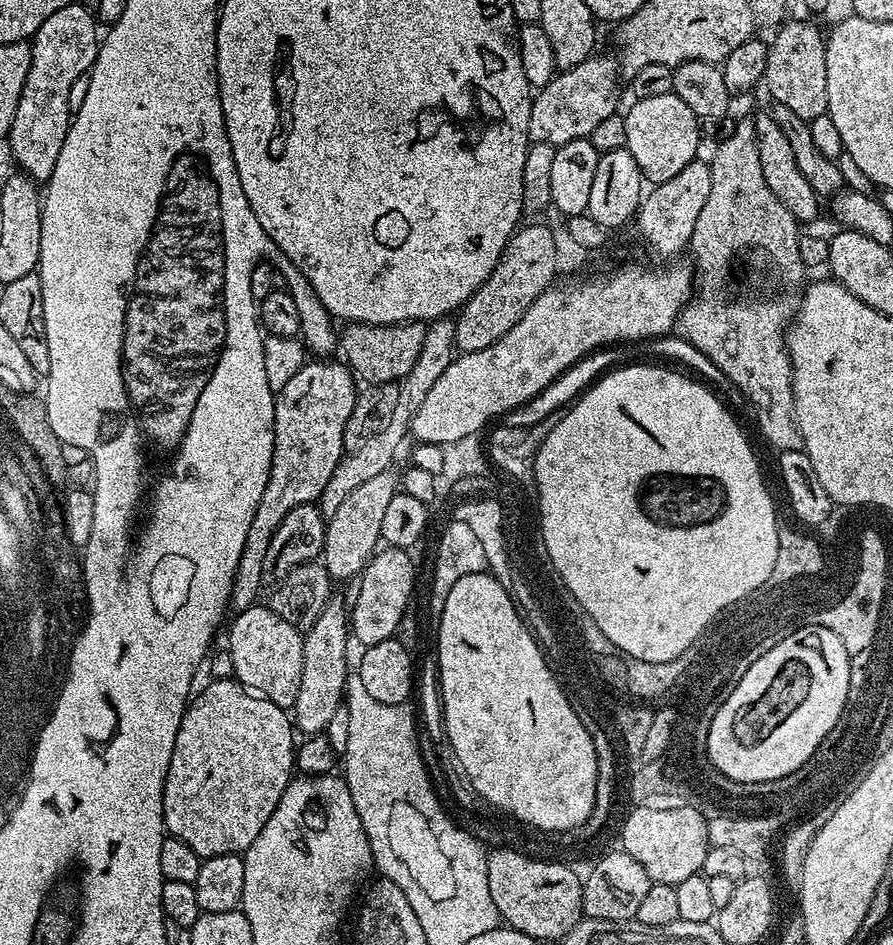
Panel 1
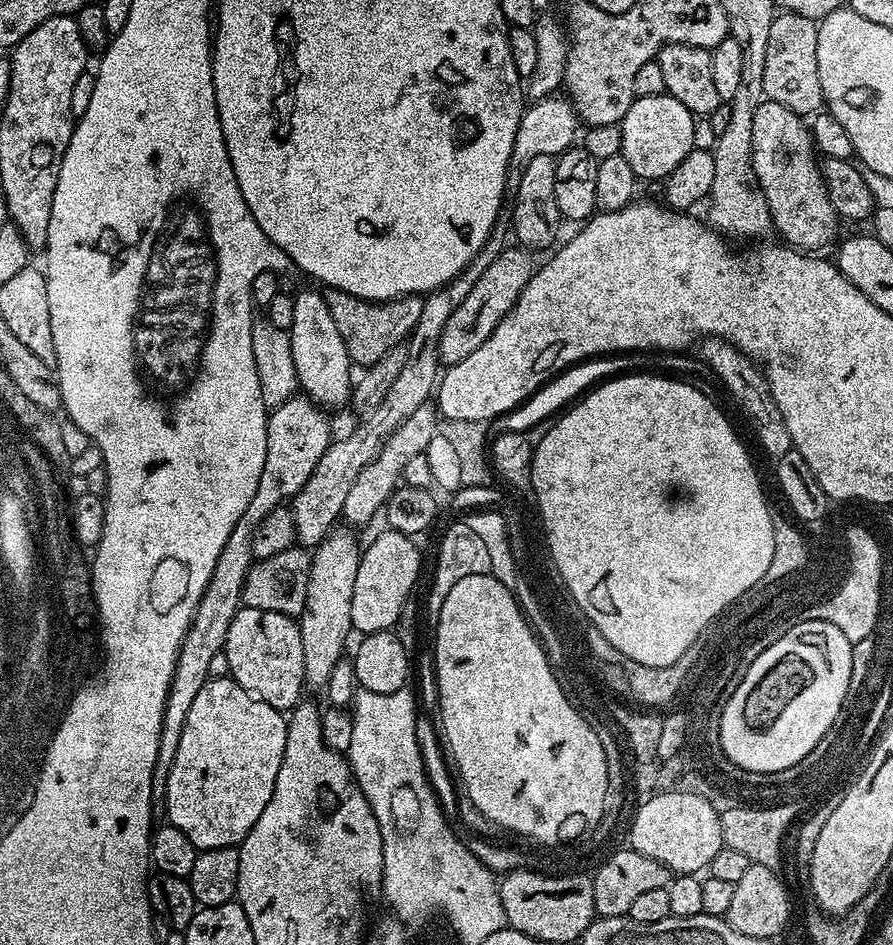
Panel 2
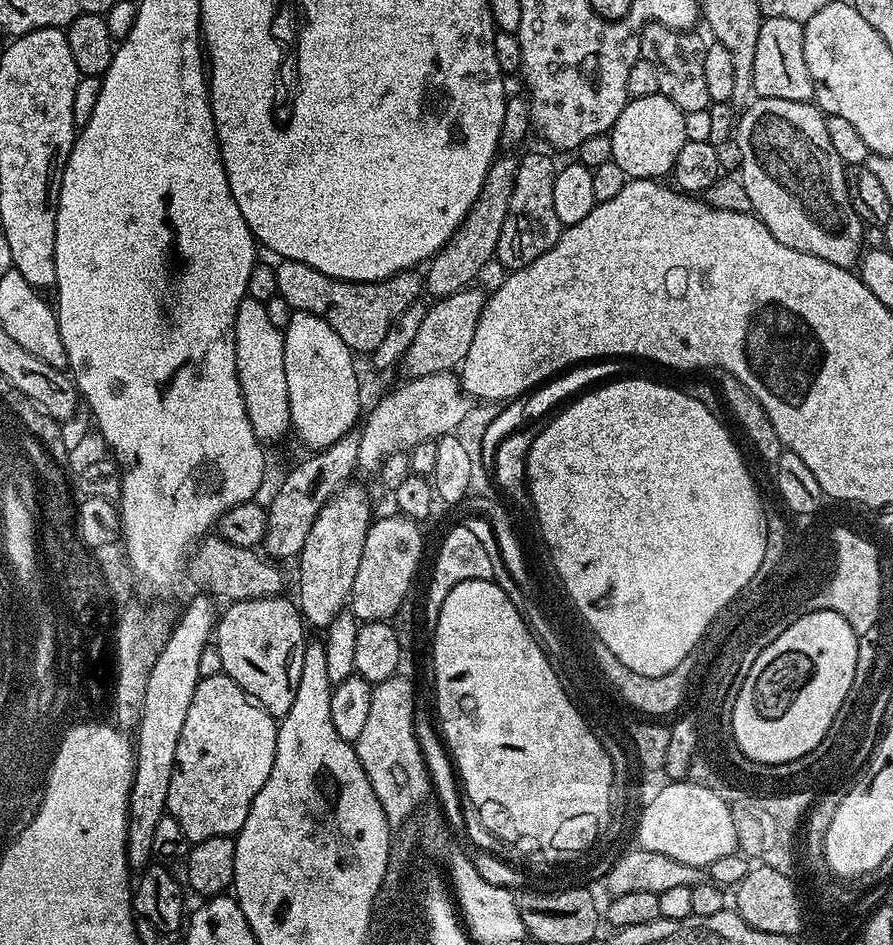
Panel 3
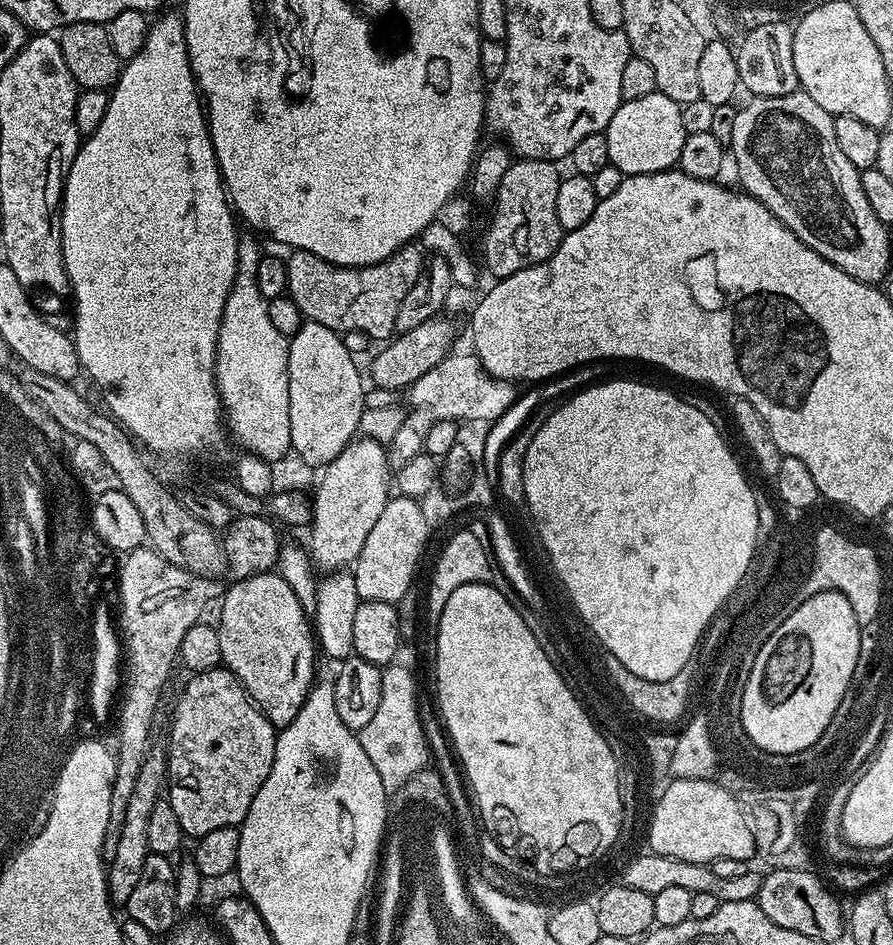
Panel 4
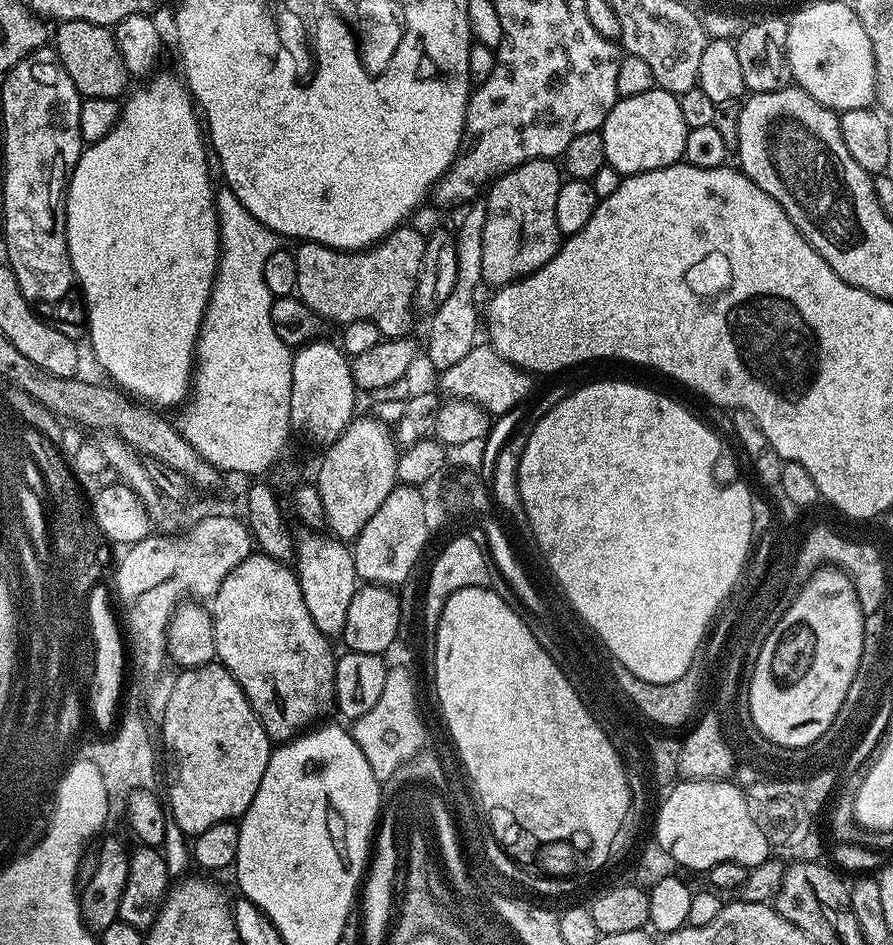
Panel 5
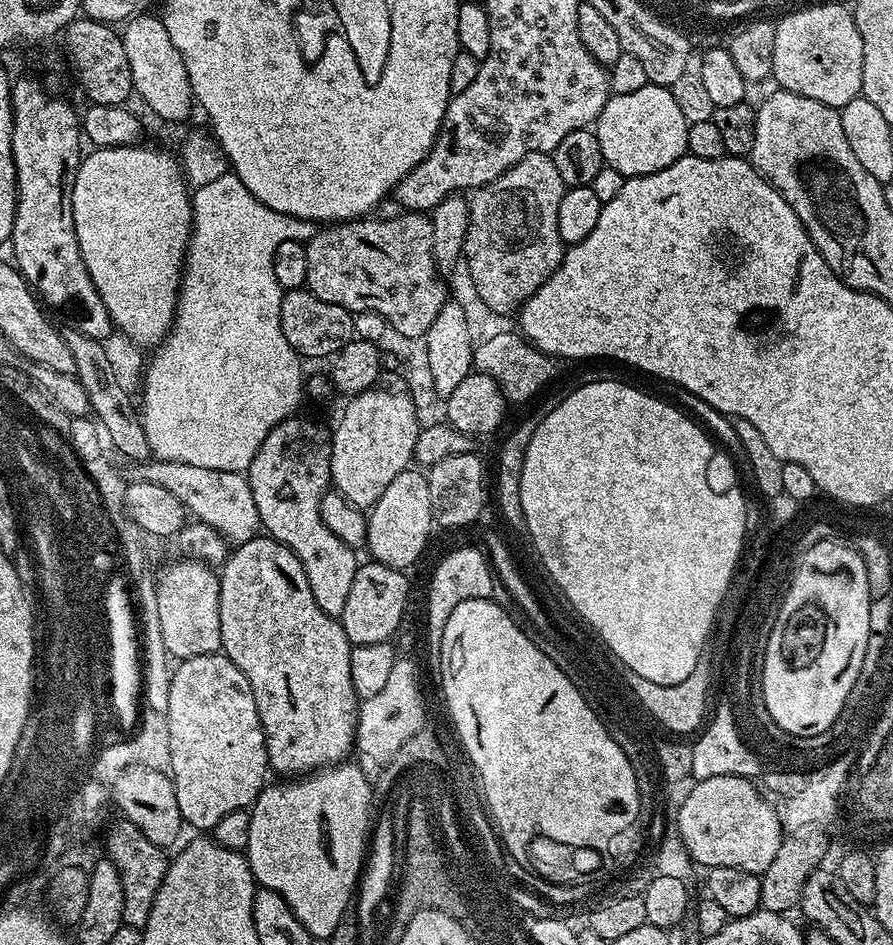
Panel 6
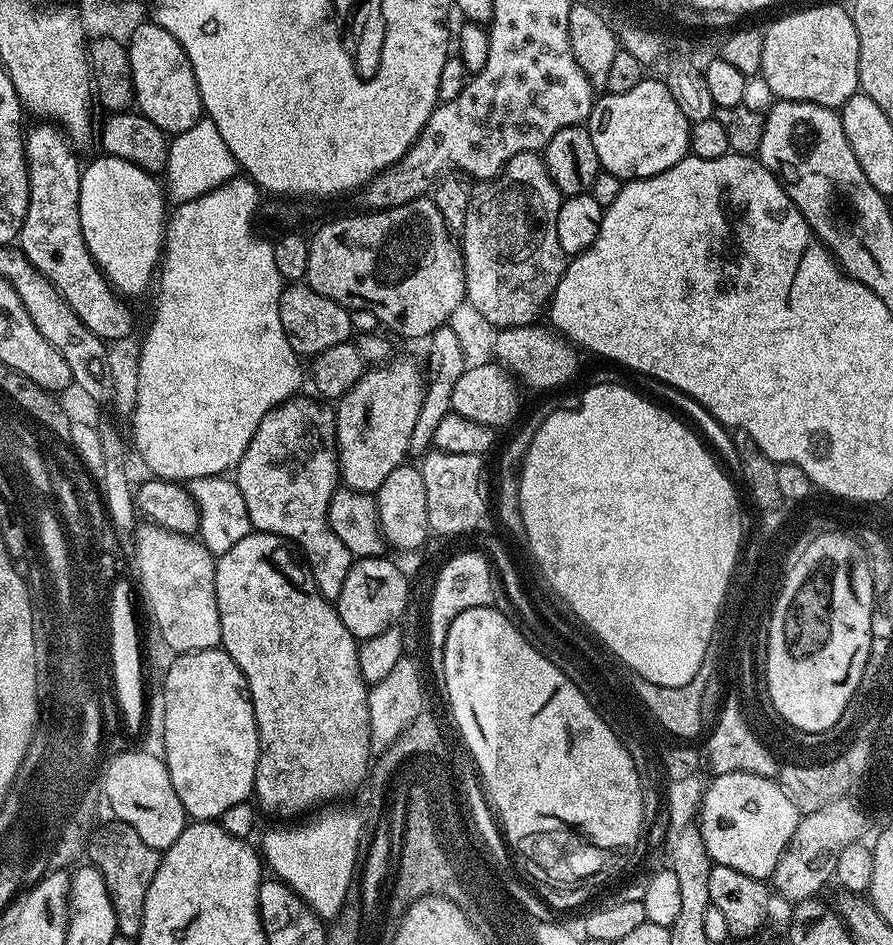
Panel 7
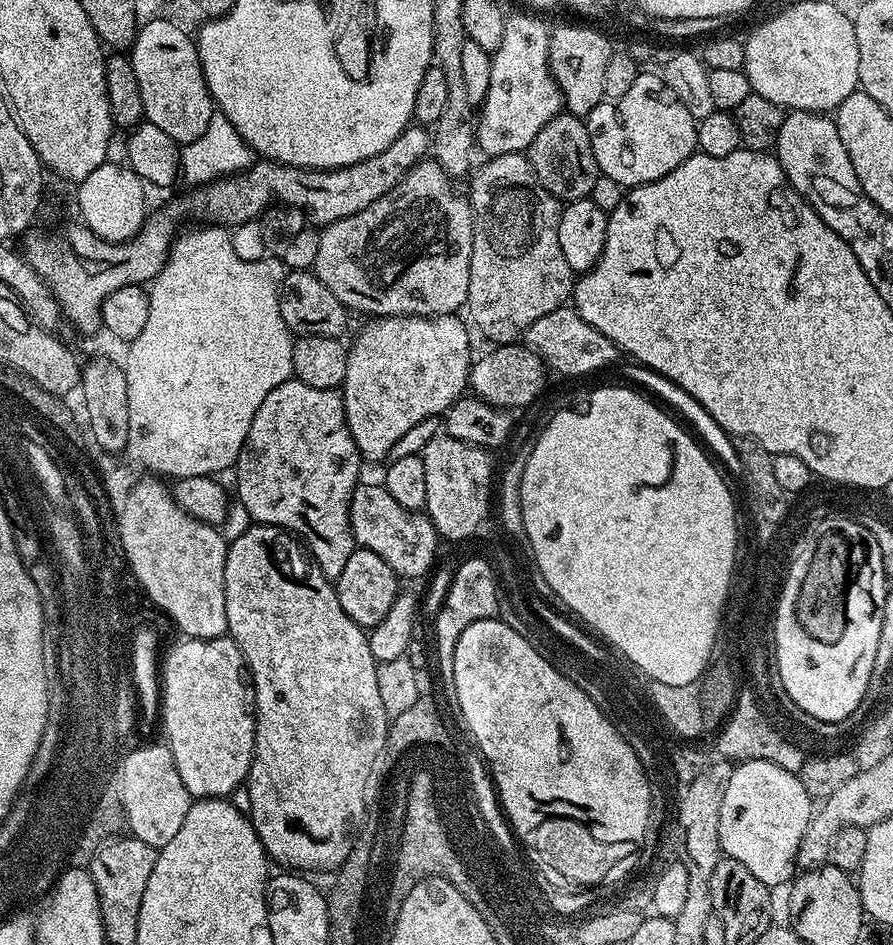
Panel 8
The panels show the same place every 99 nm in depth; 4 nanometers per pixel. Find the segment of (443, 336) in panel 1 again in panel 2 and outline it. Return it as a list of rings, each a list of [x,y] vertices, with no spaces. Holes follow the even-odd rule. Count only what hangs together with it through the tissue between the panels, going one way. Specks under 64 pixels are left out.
[[[493,234],[488,237],[483,250],[468,263],[467,268],[459,276],[455,276],[444,287],[424,296],[422,318],[418,318],[412,335],[406,341],[408,361],[399,371],[398,378],[391,383],[382,407],[375,415],[368,418],[373,418],[373,420],[358,425],[349,436],[344,436],[341,440],[340,437],[333,439],[326,454],[322,454],[322,458],[318,458],[318,466],[314,466],[314,474],[310,474],[306,486],[302,486],[302,490],[297,496],[292,497],[290,511],[294,518],[296,538],[305,549],[315,549],[316,545],[320,544],[329,532],[337,527],[346,506],[346,497],[350,495],[350,489],[353,488],[354,482],[358,482],[358,474],[362,474],[364,467],[378,455],[381,444],[384,443],[394,425],[402,423],[407,416],[414,414],[414,410],[423,407],[433,395],[438,384],[438,377],[442,372],[440,362],[442,330],[446,326],[450,314],[454,314],[454,310],[458,310],[458,306],[462,306],[466,294],[470,294],[470,290],[474,290],[474,282],[478,282],[478,278],[482,278],[482,274],[490,266],[490,262],[494,262],[494,258],[500,255],[502,243],[500,244],[498,236]]]

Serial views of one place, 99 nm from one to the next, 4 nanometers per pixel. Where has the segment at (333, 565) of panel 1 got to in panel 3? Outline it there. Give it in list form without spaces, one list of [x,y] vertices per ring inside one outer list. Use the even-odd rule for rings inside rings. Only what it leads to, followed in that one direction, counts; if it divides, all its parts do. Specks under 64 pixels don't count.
[[[439,372],[433,376],[417,376],[407,381],[401,388],[388,393],[377,402],[372,413],[363,421],[358,435],[358,468],[362,473],[376,474],[384,459],[392,452],[411,450],[423,440],[436,440],[453,433],[470,407],[470,397],[452,372]]]

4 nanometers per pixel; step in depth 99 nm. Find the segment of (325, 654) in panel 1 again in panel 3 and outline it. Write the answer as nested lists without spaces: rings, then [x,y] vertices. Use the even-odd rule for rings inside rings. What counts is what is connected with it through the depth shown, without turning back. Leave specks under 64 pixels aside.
[[[349,482],[337,490],[314,520],[298,557],[298,607],[301,617],[311,627],[313,624],[320,630],[326,630],[339,612],[345,611],[354,586],[354,574],[358,574],[358,562],[362,562],[362,546],[366,546],[366,534],[373,519],[372,500],[367,490],[360,484]]]

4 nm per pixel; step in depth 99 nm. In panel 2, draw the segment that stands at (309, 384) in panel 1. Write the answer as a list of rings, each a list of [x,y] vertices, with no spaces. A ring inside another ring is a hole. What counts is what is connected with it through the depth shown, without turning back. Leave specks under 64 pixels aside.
[[[294,394],[282,406],[273,409],[268,417],[268,433],[266,434],[266,462],[262,466],[262,474],[256,477],[254,498],[250,498],[250,506],[239,522],[228,535],[226,546],[222,546],[222,554],[214,566],[214,574],[202,598],[198,602],[196,612],[192,616],[192,625],[180,643],[180,653],[176,659],[176,669],[172,675],[172,685],[166,698],[164,717],[162,718],[162,734],[155,758],[154,776],[163,782],[168,778],[168,770],[172,767],[172,759],[178,750],[178,738],[182,734],[182,726],[186,722],[186,714],[190,714],[190,706],[198,690],[210,679],[210,661],[216,652],[221,651],[226,642],[226,634],[230,630],[230,622],[242,607],[240,595],[244,589],[244,579],[252,568],[252,536],[257,526],[267,518],[269,512],[291,501],[293,496],[306,486],[310,474],[314,474],[314,466],[318,466],[318,458],[326,454],[329,444],[334,439],[332,428],[324,416],[320,405],[309,400],[307,395]]]

